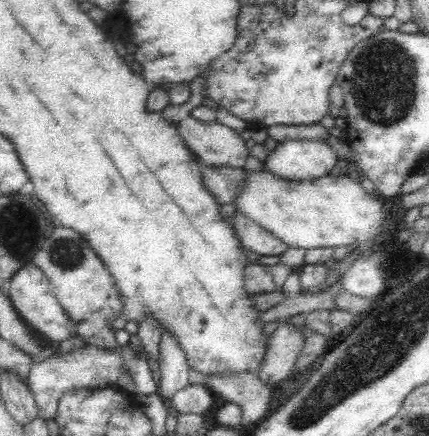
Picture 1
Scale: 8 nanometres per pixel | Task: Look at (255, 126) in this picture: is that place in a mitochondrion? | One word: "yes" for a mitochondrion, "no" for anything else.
no

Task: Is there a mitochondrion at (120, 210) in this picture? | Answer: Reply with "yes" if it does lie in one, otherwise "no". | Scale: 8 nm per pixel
no

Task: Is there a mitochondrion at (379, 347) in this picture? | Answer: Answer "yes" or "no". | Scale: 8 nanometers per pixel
yes

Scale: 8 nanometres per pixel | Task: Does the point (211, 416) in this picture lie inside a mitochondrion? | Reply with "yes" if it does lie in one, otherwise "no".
no

